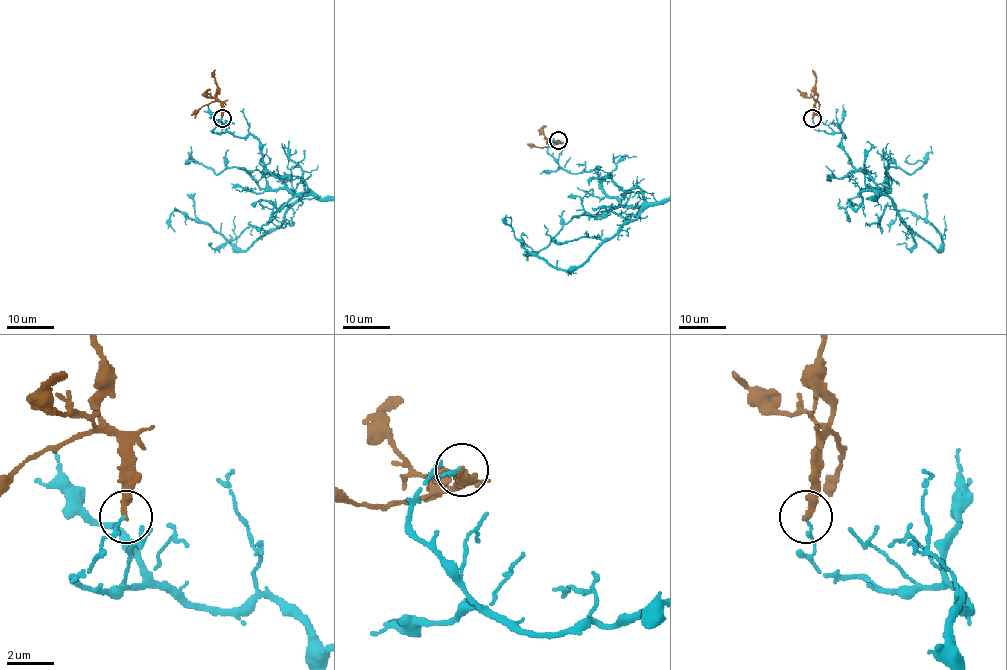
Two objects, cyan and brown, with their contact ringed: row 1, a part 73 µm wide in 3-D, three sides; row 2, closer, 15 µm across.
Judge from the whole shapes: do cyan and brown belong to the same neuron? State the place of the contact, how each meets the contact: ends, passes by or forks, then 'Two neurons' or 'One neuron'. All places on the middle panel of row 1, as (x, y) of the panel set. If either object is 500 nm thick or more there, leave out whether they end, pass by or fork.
Place: (558, 140). At the ring cyan ends. At the ring brown ends. Two neurons

